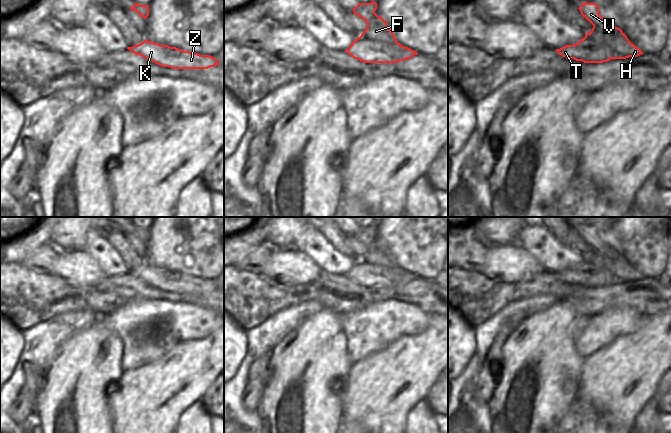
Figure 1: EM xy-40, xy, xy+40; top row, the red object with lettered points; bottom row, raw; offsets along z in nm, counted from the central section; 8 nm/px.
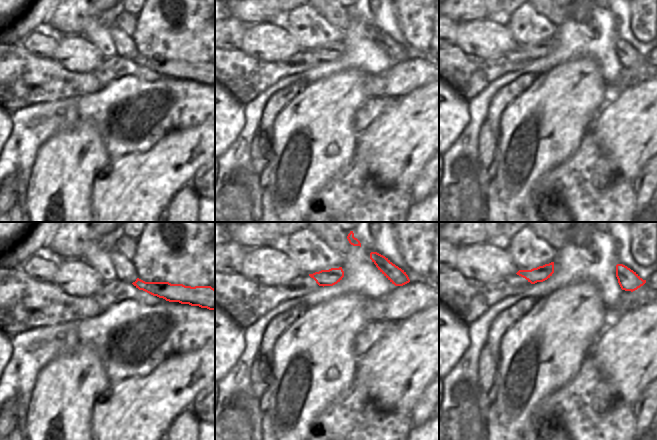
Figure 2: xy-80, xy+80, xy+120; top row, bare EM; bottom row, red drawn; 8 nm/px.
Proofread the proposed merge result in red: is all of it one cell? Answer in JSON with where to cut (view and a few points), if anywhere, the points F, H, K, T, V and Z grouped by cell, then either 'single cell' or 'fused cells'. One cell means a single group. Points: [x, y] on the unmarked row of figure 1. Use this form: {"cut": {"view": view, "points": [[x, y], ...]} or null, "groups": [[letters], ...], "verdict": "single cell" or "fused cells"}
{"cut": {"view": "xy", "points": [[360, 260], [370, 264], [400, 268], [416, 277]]}, "groups": [["F", "H", "V"], ["K", "T", "Z"]], "verdict": "fused cells"}

